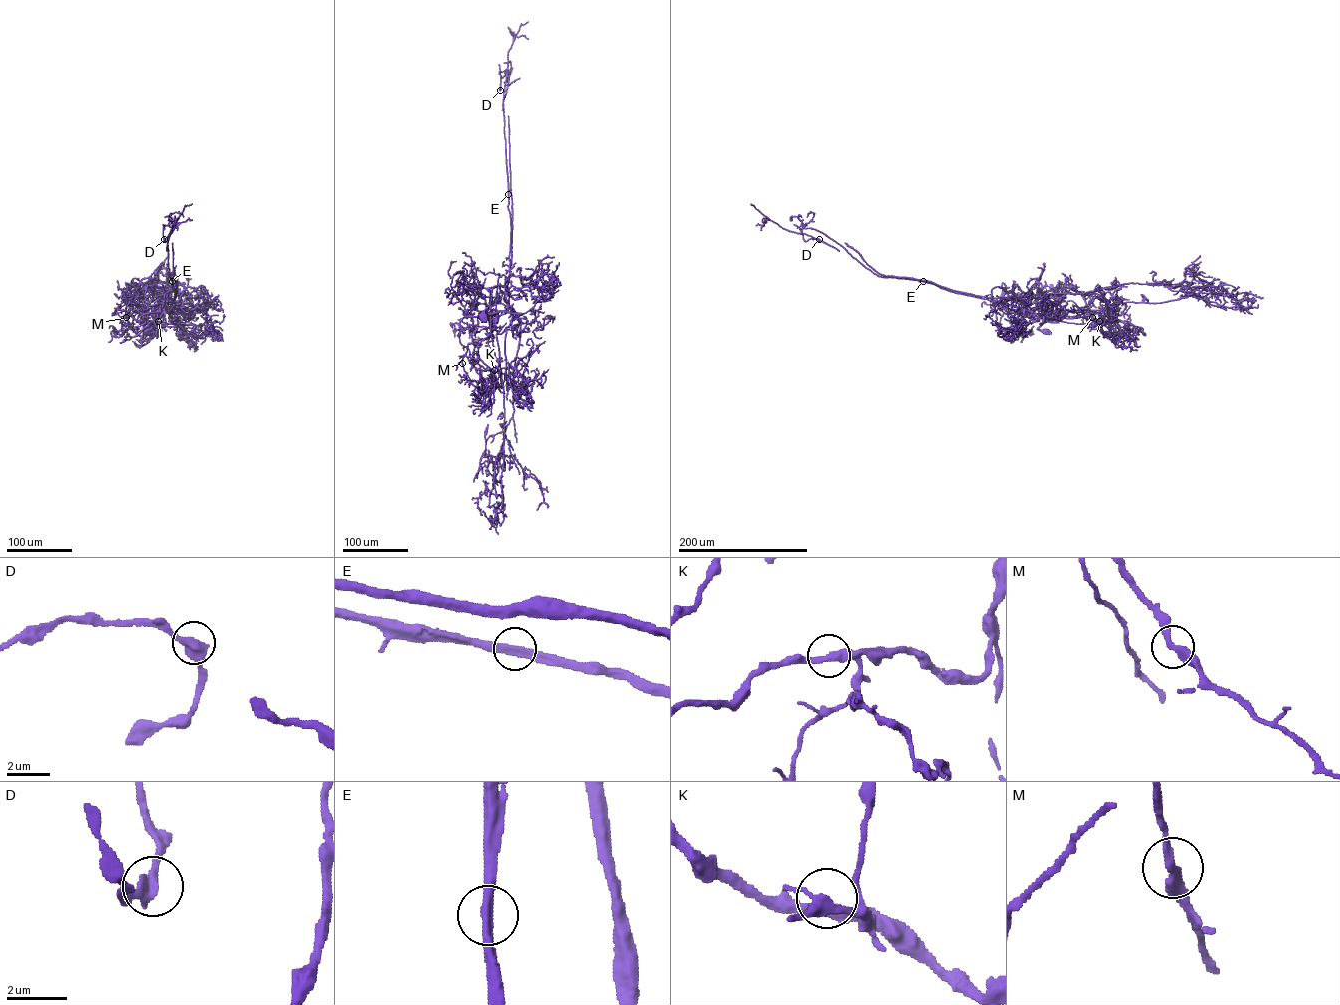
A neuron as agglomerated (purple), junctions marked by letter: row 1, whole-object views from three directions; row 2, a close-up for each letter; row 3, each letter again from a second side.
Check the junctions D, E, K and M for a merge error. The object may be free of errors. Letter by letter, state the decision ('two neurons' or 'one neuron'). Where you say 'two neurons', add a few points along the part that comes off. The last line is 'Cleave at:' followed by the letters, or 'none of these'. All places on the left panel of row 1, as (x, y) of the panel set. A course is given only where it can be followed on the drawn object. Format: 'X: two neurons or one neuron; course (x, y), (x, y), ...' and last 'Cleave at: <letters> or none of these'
D: one neuron
E: one neuron
K: one neuron
M: one neuron
Cleave at: none of these

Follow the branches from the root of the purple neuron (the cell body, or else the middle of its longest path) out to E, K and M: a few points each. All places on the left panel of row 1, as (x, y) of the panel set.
E: (146, 330), (151, 323), (185, 321), (179, 308), (170, 312), (174, 304), (172, 281)
K: (146, 330), (151, 328), (151, 322), (147, 320), (149, 314), (153, 314), (154, 321), (163, 327), (158, 321)
M: (146, 330), (151, 328), (151, 323), (137, 321), (129, 312), (129, 301), (138, 286), (130, 295), (126, 318)

